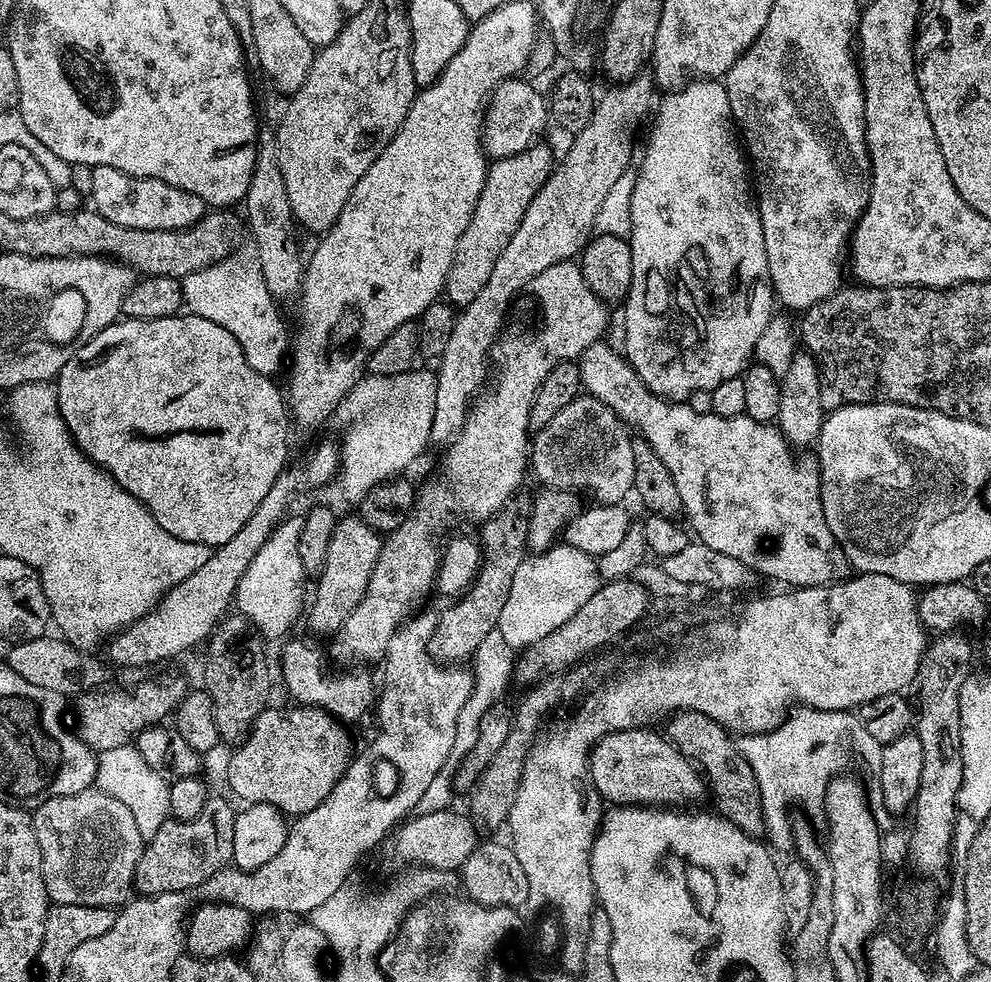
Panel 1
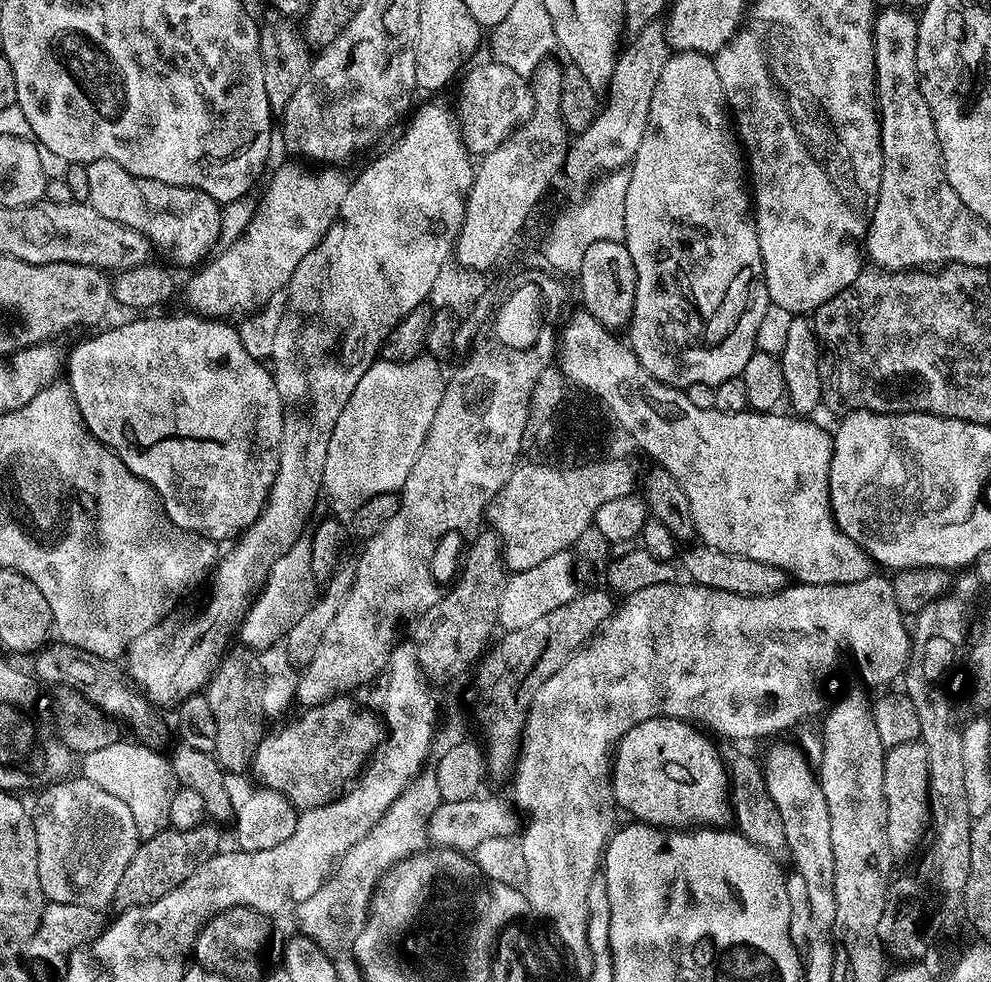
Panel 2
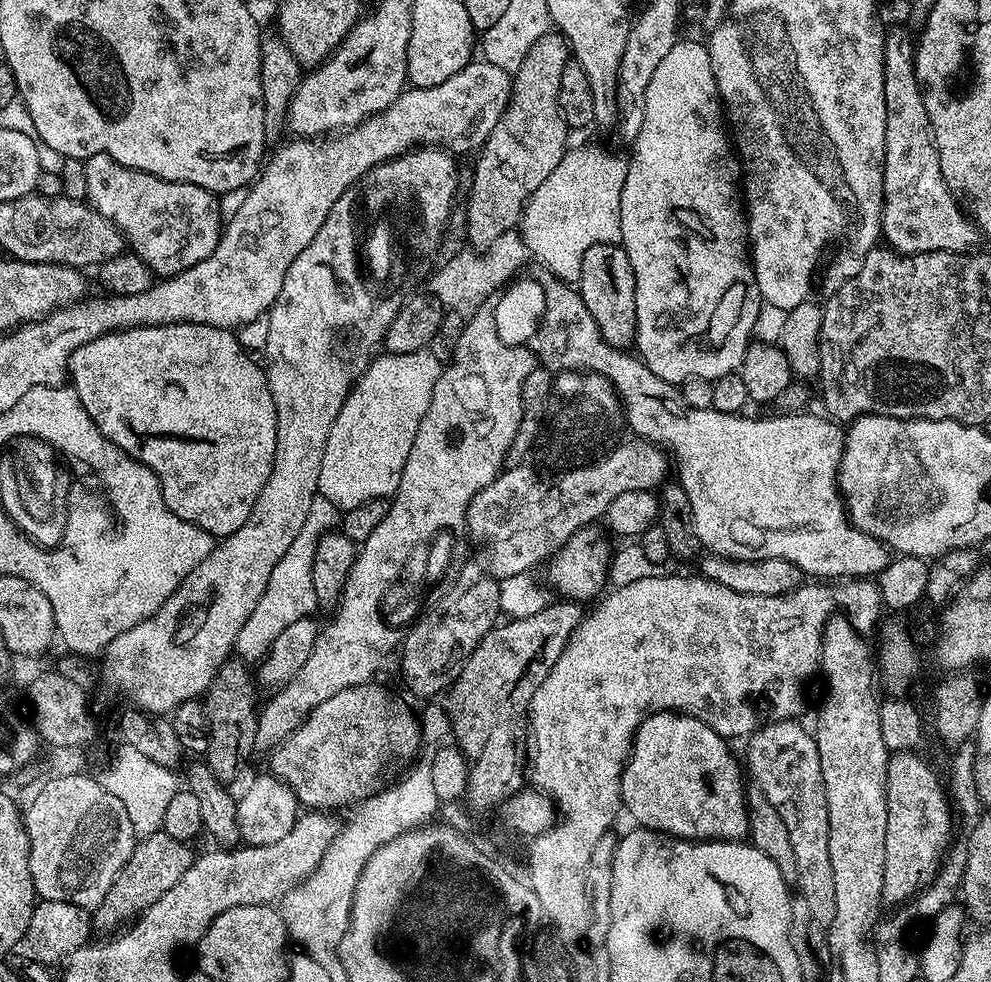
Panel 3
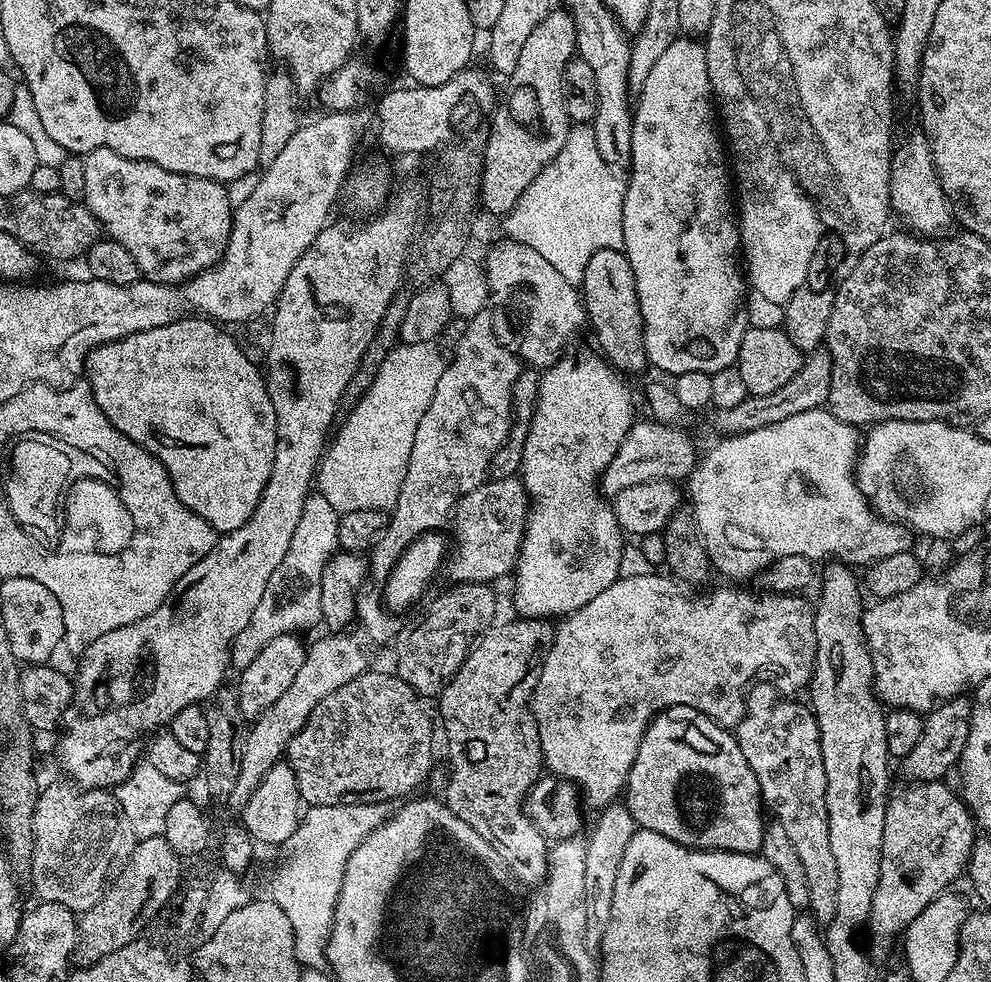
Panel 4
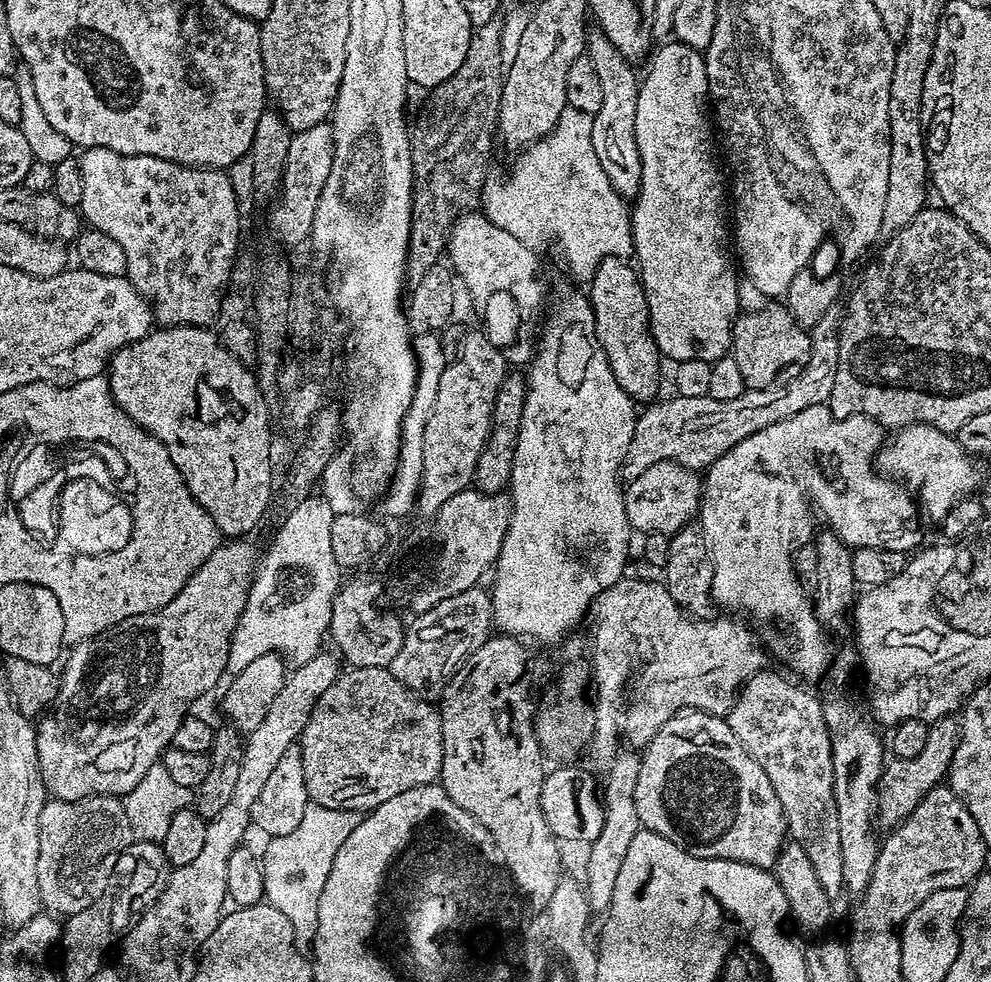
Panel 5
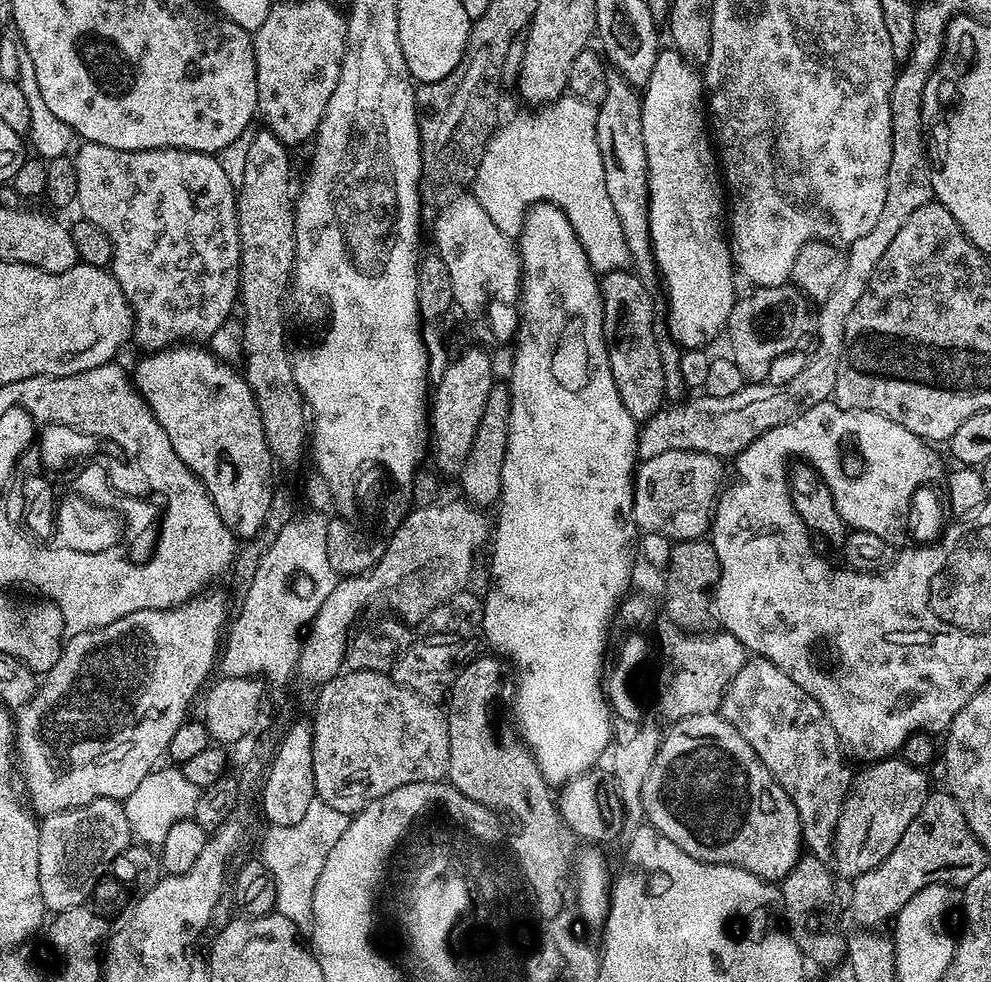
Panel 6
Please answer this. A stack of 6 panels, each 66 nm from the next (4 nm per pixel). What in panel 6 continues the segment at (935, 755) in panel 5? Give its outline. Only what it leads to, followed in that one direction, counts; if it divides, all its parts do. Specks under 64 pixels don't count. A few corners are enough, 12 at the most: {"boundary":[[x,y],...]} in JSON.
{"boundary":[[899,756],[865,768],[832,839],[837,877],[874,870],[930,794]]}

